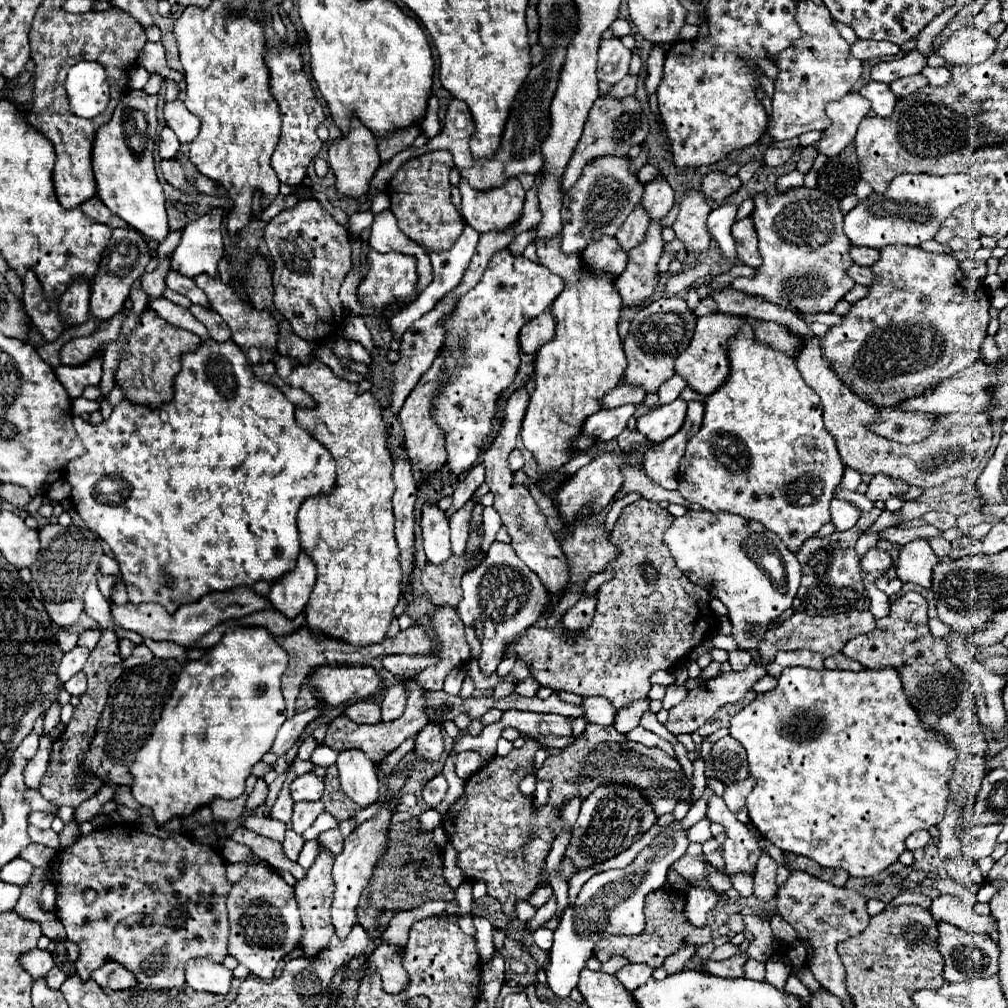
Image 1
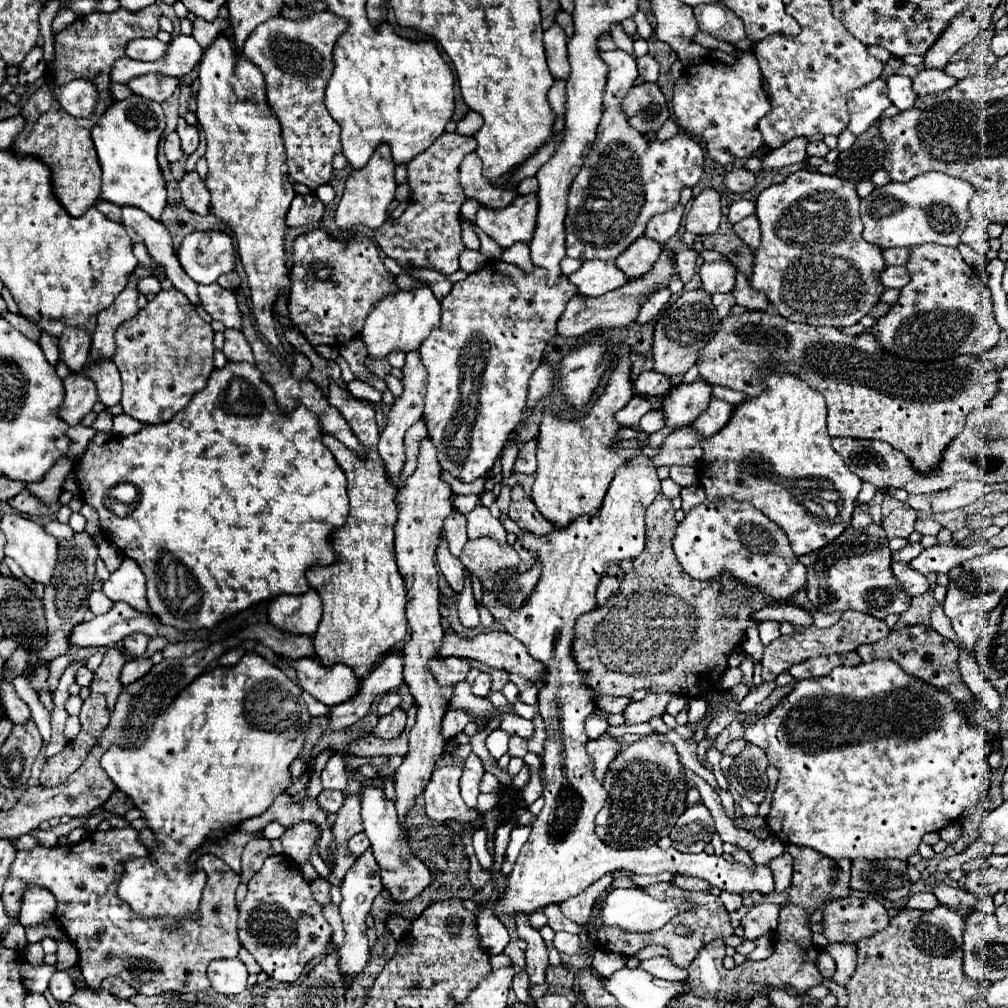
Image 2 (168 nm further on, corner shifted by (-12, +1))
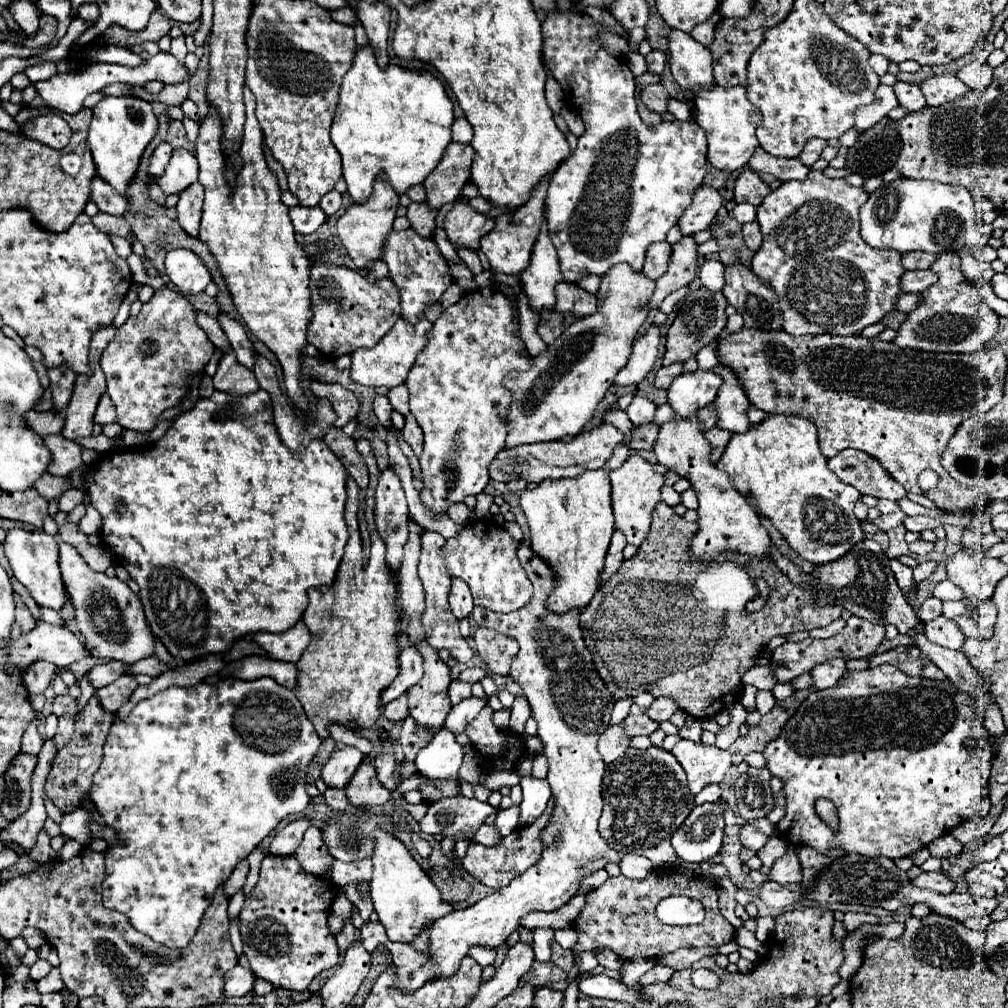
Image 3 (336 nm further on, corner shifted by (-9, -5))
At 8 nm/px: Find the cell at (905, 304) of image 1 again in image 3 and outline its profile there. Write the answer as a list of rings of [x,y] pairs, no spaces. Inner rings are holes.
[[[941,254],[937,262],[931,266],[931,270],[939,276],[939,282],[929,290],[921,292],[923,296],[921,304],[909,314],[907,322],[899,328],[899,336],[895,338],[897,346],[925,352],[977,352],[985,348],[985,344],[997,332],[999,316],[975,294],[977,290],[973,286],[969,286],[971,290],[963,290],[961,296],[957,294],[957,288],[967,288],[967,284],[963,284],[965,278],[961,270],[951,270],[951,264],[959,264],[957,254]],[[953,300],[955,300],[955,312],[953,312]]]

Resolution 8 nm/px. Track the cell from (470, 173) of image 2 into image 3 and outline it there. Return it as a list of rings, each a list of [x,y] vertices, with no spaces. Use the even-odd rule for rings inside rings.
[[[457,200],[453,210],[449,210],[443,220],[447,240],[453,244],[453,248],[469,248],[475,252],[481,248],[481,238],[489,234],[493,226],[495,222],[491,218],[485,218],[469,208],[465,200]]]

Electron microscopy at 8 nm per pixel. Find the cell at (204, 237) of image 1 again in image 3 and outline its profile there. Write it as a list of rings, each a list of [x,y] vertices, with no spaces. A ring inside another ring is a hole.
[[[171,250],[165,258],[165,272],[181,294],[199,294],[211,282],[211,274],[191,250]]]

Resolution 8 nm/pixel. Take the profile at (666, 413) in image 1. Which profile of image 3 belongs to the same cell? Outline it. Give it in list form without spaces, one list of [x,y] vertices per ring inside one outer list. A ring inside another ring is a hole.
[[[695,370],[681,374],[669,386],[669,404],[679,416],[687,418],[703,406],[711,404],[721,384],[723,380],[713,370]]]

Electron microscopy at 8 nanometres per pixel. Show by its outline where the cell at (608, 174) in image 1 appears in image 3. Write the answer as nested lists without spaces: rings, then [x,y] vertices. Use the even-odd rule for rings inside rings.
[[[571,8],[551,10],[541,22],[541,32],[543,62],[563,88],[567,102],[585,122],[585,134],[579,138],[577,150],[553,174],[545,198],[547,234],[559,252],[563,282],[577,284],[587,274],[601,278],[607,270],[621,262],[627,262],[635,268],[635,272],[641,272],[647,246],[665,240],[665,234],[679,222],[681,214],[691,204],[695,190],[703,182],[707,164],[705,132],[695,122],[673,120],[647,126],[639,118],[635,102],[635,76],[623,58],[605,50],[599,38],[603,32],[616,34],[612,27]]]

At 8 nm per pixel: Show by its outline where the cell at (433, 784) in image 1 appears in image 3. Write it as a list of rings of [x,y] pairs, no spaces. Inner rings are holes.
[[[463,796],[443,798],[429,806],[429,812],[419,822],[419,826],[425,834],[439,834],[441,838],[451,840],[473,840],[485,818],[497,810],[499,808],[489,804],[475,804],[475,800]]]

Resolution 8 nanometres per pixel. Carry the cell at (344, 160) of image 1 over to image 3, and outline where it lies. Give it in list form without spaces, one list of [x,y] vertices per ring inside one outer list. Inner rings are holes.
[[[379,176],[379,182],[375,182],[375,192],[365,204],[353,204],[347,208],[347,212],[339,218],[337,222],[337,234],[347,248],[349,256],[355,262],[355,268],[365,270],[371,260],[381,260],[381,250],[387,242],[387,234],[393,230],[393,220],[395,220],[395,210],[399,206],[399,196],[391,188],[391,184]]]

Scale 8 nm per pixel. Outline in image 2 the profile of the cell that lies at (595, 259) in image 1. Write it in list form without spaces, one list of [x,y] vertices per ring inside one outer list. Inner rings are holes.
[[[584,260],[582,268],[568,276],[582,296],[602,296],[628,282],[616,260]]]

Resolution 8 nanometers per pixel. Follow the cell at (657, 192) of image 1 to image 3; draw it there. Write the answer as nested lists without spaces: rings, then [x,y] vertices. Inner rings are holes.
[[[657,242],[651,244],[647,250],[647,260],[645,260],[645,268],[643,274],[647,278],[659,280],[665,272],[667,272],[667,264],[671,258],[671,246],[667,242]]]

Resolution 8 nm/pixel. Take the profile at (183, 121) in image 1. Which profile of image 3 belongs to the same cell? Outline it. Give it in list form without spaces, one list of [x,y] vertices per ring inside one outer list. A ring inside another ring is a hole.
[[[175,150],[157,184],[165,196],[171,196],[181,194],[193,182],[197,182],[197,158],[189,150]]]

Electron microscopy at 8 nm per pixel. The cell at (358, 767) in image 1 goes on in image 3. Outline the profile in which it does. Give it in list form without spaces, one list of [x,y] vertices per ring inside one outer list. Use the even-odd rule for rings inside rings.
[[[375,830],[375,856],[373,856],[373,880],[371,880],[371,898],[375,904],[375,912],[379,914],[379,922],[385,926],[391,942],[409,944],[419,936],[421,930],[429,928],[435,920],[447,916],[453,906],[441,898],[441,892],[431,882],[431,878],[419,868],[409,850],[399,838],[383,830]]]

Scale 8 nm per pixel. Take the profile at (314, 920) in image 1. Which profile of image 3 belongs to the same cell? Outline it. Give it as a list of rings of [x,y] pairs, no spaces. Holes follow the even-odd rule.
[[[365,756],[361,766],[357,768],[355,776],[349,780],[349,784],[345,786],[347,798],[351,802],[351,806],[377,806],[377,804],[385,804],[391,796],[389,790],[385,790],[377,778],[375,778],[375,766],[373,766],[373,758]]]

